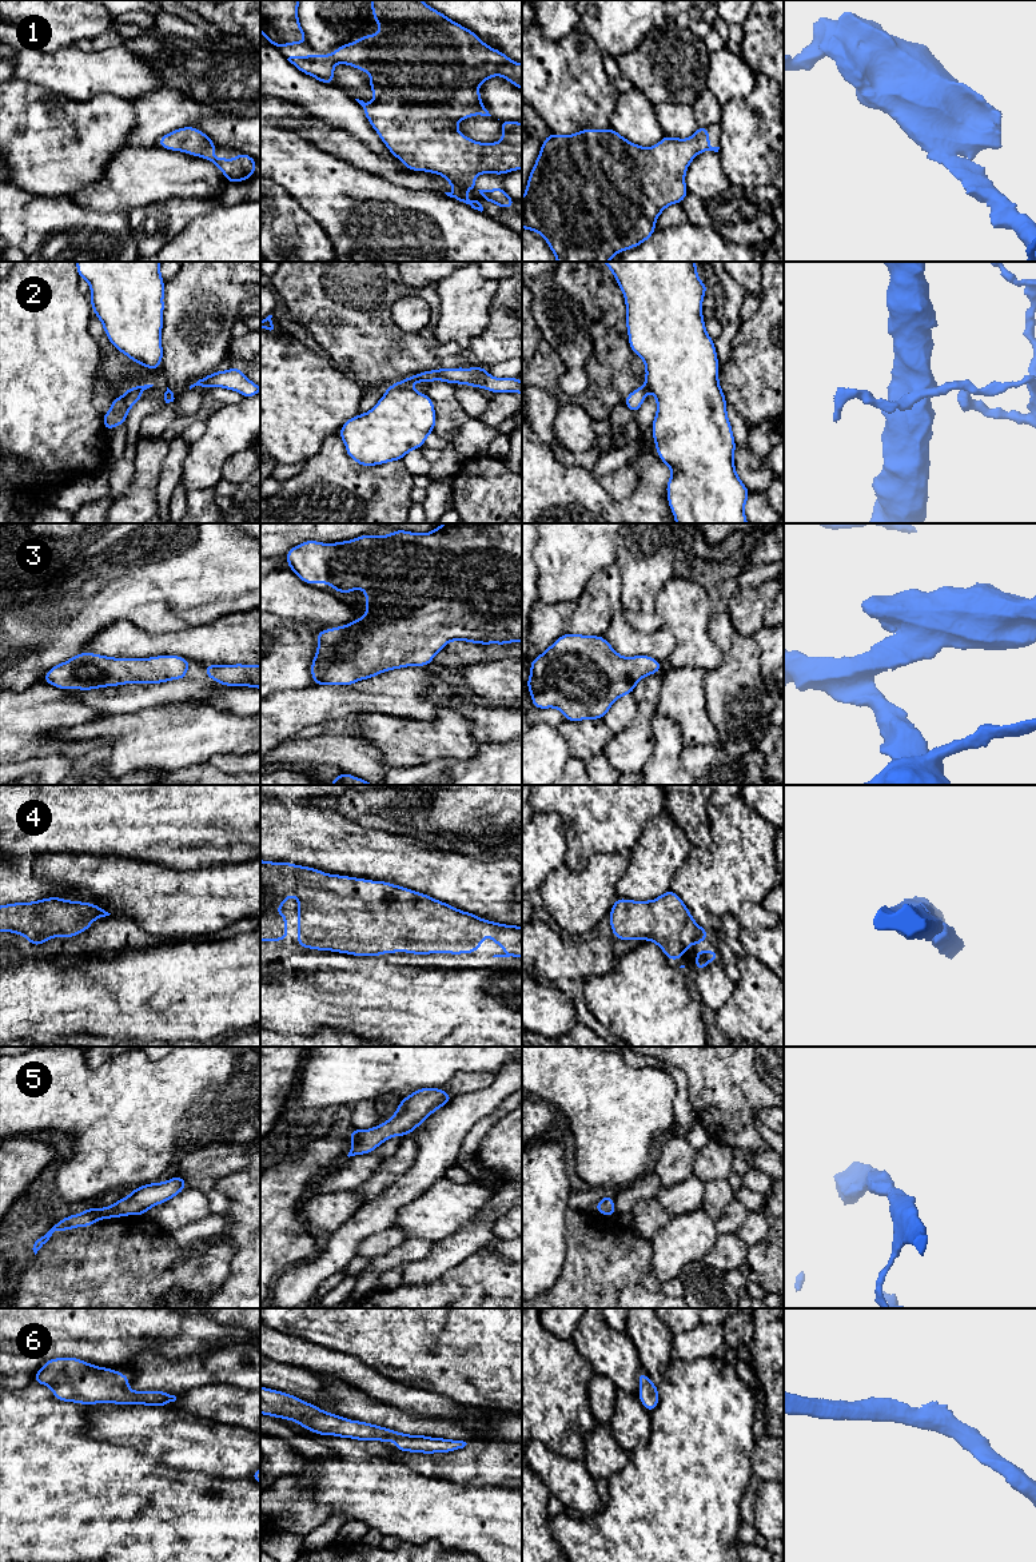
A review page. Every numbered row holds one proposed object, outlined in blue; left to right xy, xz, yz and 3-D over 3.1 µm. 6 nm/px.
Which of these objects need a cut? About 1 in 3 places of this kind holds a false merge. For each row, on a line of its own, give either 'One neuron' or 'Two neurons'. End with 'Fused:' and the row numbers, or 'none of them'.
1: One neuron
2: Two neurons
3: One neuron
4: One neuron
5: One neuron
6: One neuron
Fused: 2

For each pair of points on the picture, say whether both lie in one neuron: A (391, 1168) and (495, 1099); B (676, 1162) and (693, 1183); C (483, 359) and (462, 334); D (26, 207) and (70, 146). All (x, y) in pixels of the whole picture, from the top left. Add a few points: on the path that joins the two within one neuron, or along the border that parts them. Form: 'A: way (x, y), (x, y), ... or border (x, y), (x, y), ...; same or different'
A: border (410, 1135), (417, 1146), (417, 1159), (398, 1178); different
B: border (692, 1174), (677, 1183), (662, 1186); different
C: border (489, 318), (489, 322), (471, 339), (467, 347); different
D: border (14, 184), (34, 194), (67, 195); different

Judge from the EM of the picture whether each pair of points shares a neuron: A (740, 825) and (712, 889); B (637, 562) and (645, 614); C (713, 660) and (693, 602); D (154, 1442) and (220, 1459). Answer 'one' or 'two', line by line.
A: one
B: one
C: one
D: one

